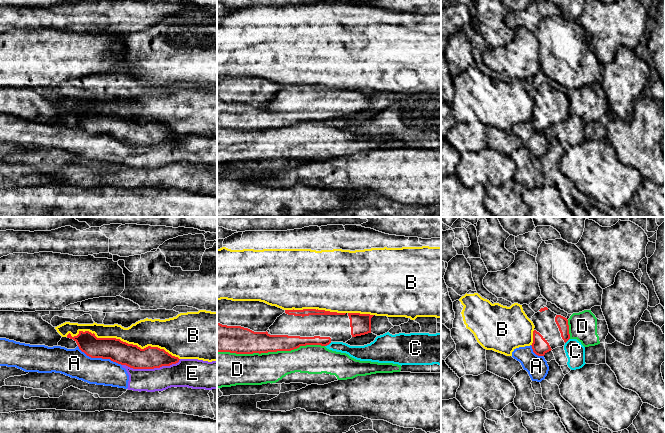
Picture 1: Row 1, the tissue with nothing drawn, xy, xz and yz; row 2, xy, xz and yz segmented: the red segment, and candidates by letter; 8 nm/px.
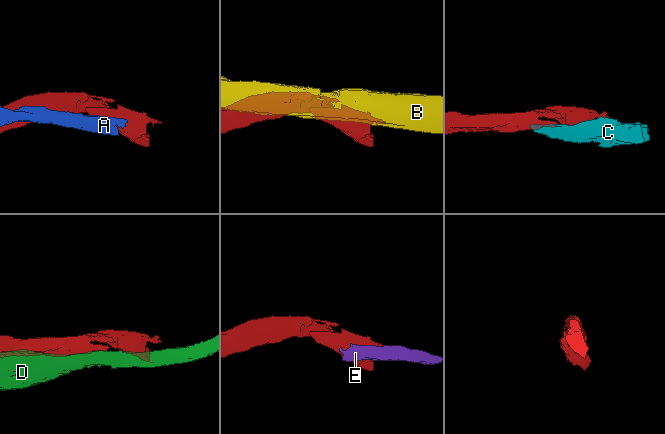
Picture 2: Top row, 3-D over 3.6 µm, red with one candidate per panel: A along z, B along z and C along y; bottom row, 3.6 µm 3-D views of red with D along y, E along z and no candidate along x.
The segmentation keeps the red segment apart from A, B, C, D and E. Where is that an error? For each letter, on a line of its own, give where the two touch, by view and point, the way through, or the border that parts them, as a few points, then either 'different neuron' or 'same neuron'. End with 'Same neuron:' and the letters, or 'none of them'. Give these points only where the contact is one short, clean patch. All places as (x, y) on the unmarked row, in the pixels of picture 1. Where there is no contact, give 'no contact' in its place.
A: contact xy (99, 133); different neuron
B: contact xy (122, 117); different neuron
C: contact xz (328, 120); different neuron
D: contact xz (270, 127); different neuron
E: contact xy (151, 144); border xy (180, 135), (175, 139), (153, 144), (130, 144), (122, 141); different neuron
Same neuron: none of them

